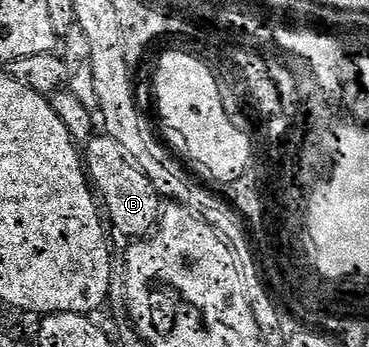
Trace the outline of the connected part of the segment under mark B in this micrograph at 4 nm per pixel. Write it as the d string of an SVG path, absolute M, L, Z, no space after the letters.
M106 134L92 136L85 145L85 168L105 209L110 227L112 224L121 235L131 236L127 238L146 238L155 231L161 215L159 192L153 182L145 178L145 170L141 170L141 166L133 162L129 150L125 150L125 146L117 142L117 138Z

